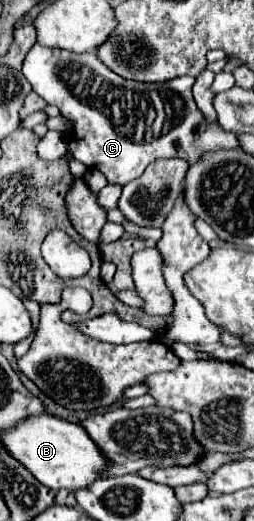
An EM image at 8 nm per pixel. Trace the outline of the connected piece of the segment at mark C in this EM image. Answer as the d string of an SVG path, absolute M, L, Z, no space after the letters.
M32 45L22 73L46 103L56 105L74 125L68 141L72 159L102 171L108 183L126 185L142 175L148 163L164 157L182 157L190 165L204 151L236 149L234 133L202 121L192 99L194 77L176 77L164 83L136 83L100 65L96 53L72 53L56 47Z

